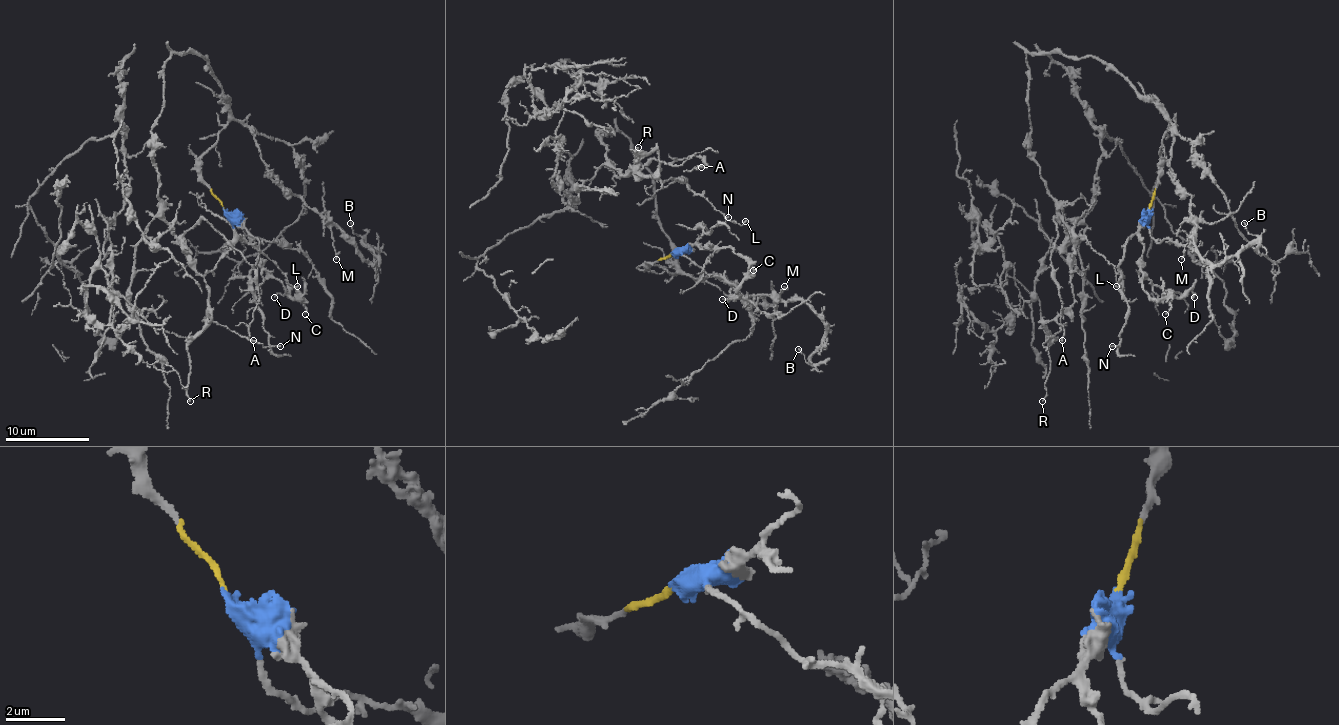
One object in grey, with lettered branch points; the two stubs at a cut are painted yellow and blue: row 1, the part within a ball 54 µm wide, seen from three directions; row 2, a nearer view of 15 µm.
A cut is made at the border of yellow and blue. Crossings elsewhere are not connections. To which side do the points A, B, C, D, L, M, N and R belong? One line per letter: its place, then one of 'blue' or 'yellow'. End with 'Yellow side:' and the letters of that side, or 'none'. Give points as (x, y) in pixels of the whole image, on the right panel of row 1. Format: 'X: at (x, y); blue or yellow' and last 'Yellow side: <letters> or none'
A: at (1062, 340); yellow
B: at (1244, 223); yellow
C: at (1165, 314); blue
D: at (1194, 297); blue
L: at (1116, 286); yellow
M: at (1181, 259); yellow
N: at (1112, 346); blue
R: at (1042, 401); yellow
Yellow side: A, B, L, M, R

